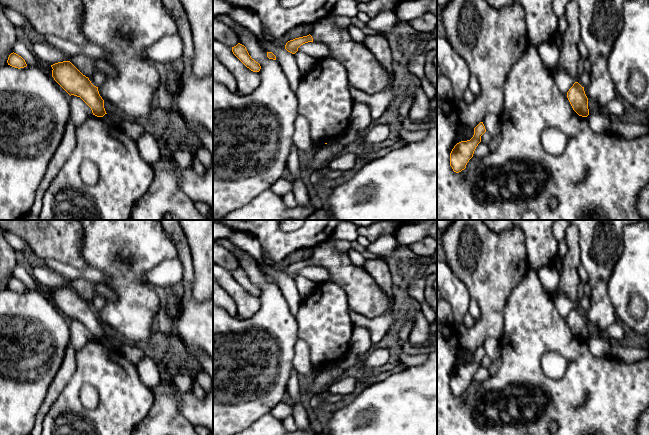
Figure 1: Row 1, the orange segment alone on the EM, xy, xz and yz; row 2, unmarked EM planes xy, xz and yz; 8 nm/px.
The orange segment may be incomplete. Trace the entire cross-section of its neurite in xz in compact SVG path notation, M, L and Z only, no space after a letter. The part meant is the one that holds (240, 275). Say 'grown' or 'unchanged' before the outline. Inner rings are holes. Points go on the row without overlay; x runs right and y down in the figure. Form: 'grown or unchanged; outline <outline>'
unchanged; outline M238 267L236 270L232 271L232 276L251 295L260 295L260 288L251 282L244 269Z

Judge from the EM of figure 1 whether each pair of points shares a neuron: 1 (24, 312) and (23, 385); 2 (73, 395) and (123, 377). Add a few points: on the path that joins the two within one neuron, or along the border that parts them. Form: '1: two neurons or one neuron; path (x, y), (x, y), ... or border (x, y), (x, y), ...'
1: one neuron; path (24, 330), (23, 367)
2: one neuron; path (81, 381), (85, 377), (109, 377)

